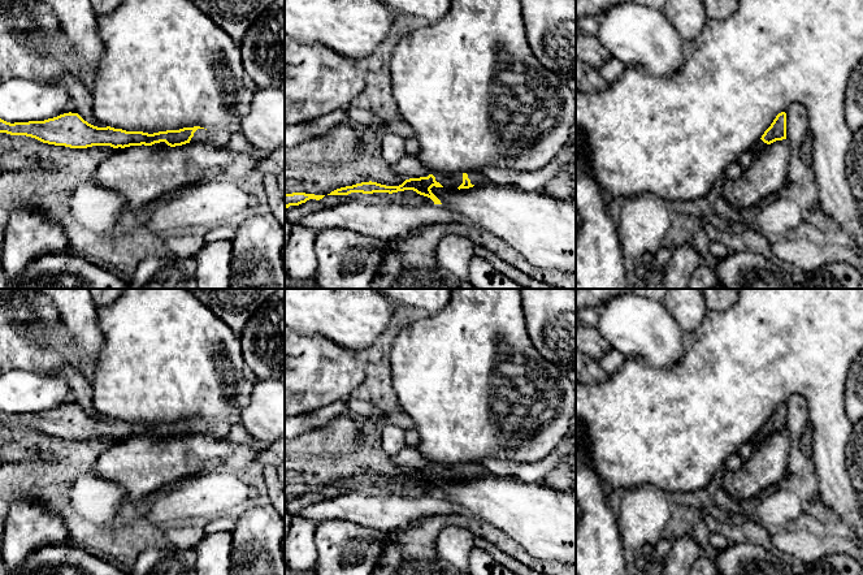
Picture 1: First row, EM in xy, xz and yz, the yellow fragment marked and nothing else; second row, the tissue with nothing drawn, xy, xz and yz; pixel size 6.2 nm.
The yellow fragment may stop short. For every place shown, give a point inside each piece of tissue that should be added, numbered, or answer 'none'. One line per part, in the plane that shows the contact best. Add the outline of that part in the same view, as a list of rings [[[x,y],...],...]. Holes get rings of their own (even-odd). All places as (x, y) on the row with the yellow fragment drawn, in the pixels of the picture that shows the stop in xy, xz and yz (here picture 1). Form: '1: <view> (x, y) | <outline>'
1: xy (220, 137) | [[[198,129],[194,133],[194,137],[191,138],[190,143],[211,143],[217,146],[226,146],[230,138],[230,131],[225,129],[220,130],[205,130],[205,129]]]

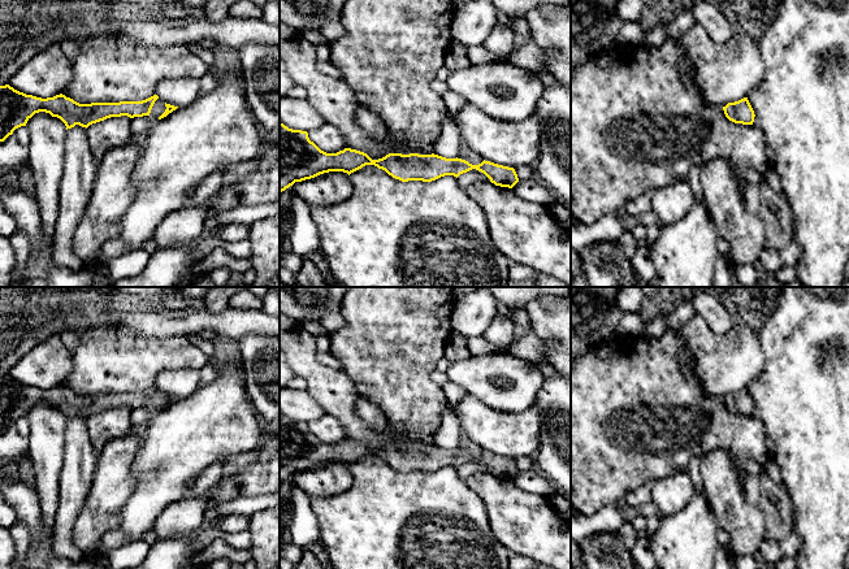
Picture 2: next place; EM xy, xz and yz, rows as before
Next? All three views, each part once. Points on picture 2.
none

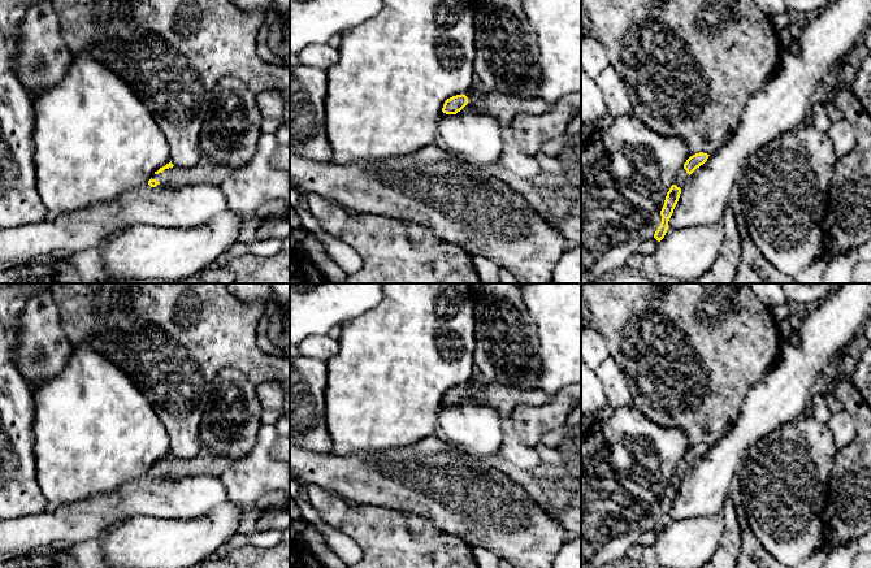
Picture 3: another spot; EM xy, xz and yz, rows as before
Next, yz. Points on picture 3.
1: yz (681, 177) | [[[682,168],[680,169],[680,172],[677,173],[676,175],[676,181],[675,181],[675,185],[680,188],[684,187],[686,179],[688,179],[689,174],[686,173],[686,170]]]

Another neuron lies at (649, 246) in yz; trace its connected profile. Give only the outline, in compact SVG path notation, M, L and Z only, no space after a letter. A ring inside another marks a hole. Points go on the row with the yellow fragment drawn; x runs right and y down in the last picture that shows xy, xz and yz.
M654 237L649 238L641 243L638 252L642 256L649 256L655 252L658 244L659 242Z

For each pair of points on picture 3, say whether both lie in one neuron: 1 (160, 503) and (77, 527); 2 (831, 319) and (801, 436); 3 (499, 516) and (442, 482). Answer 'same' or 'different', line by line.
1: same
2: different
3: same

